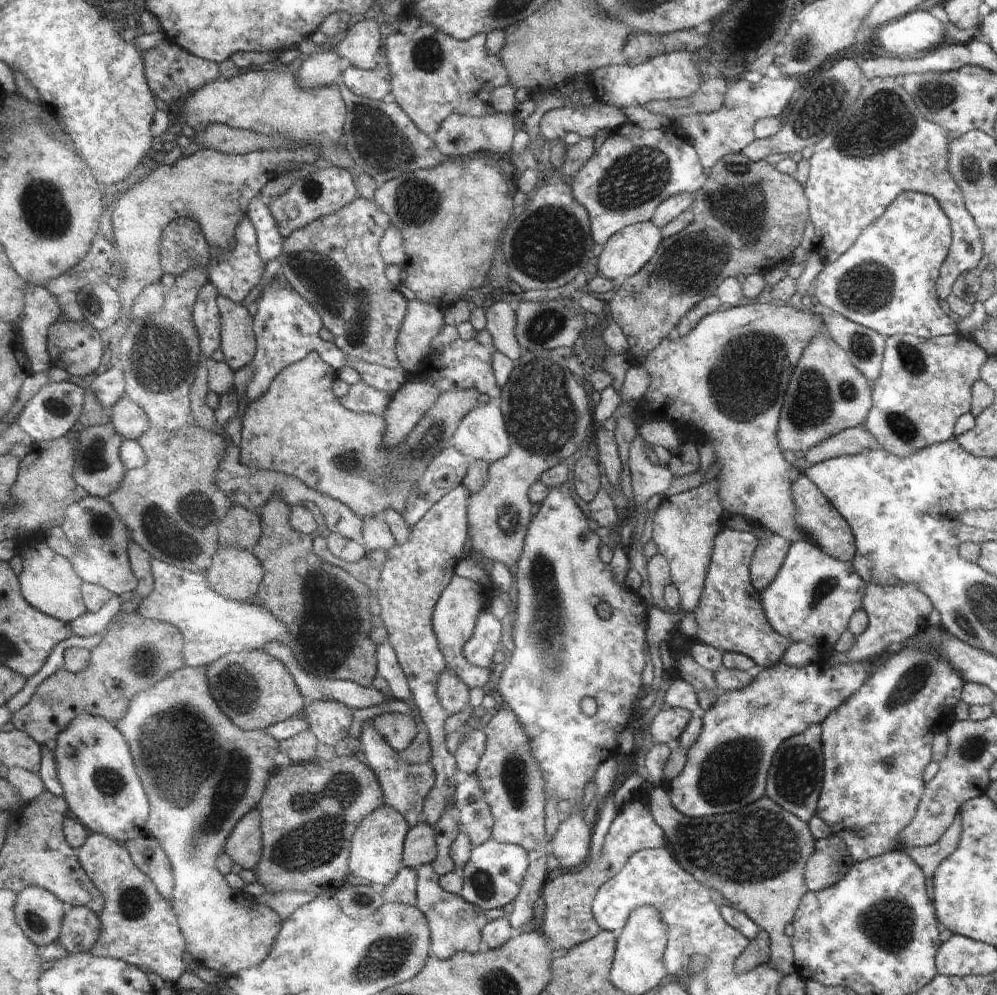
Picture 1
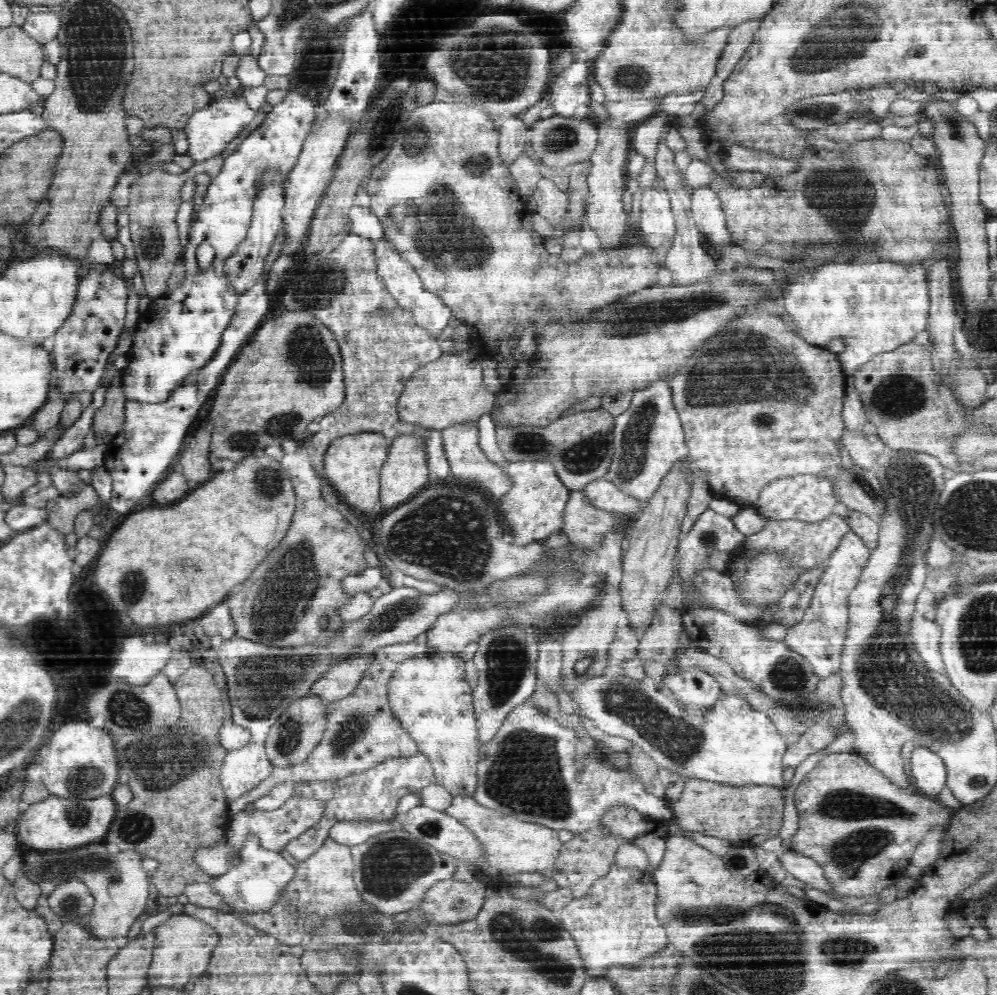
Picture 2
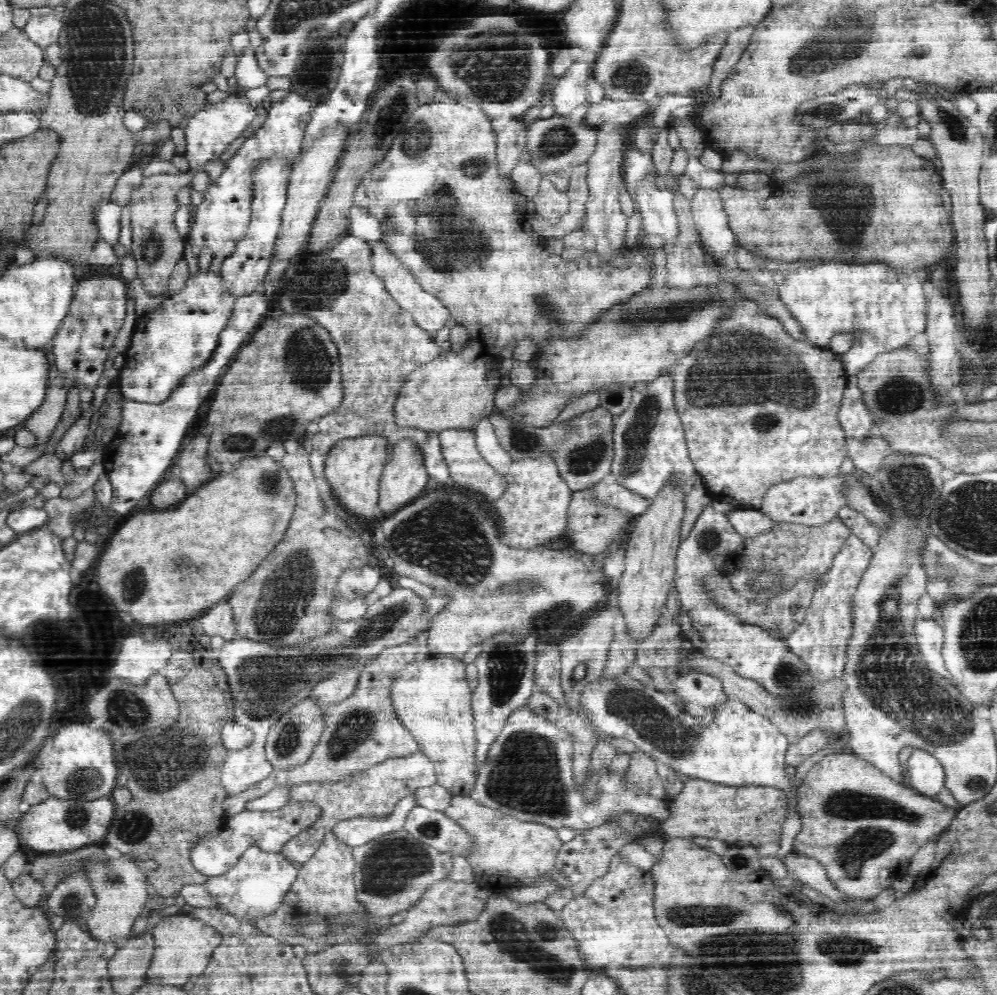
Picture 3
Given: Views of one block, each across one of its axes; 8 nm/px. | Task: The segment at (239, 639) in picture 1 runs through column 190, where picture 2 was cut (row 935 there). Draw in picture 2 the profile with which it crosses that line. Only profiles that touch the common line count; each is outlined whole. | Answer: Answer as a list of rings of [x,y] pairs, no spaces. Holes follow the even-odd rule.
[[[612,864],[610,872],[594,884],[587,897],[572,900],[558,912],[564,928],[574,939],[587,979],[604,978],[612,965],[626,966],[638,958],[650,957],[667,948],[666,930],[657,918],[657,898],[658,888],[650,874],[640,870],[623,870]]]

